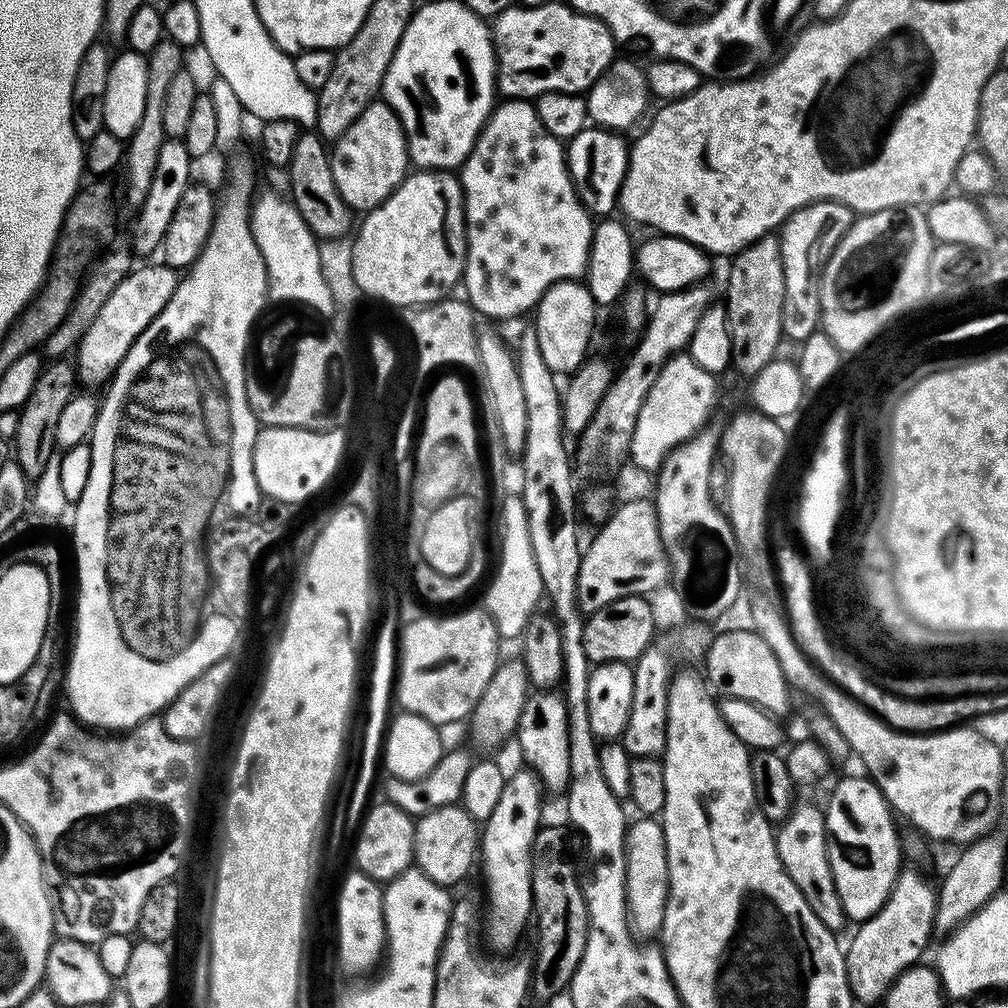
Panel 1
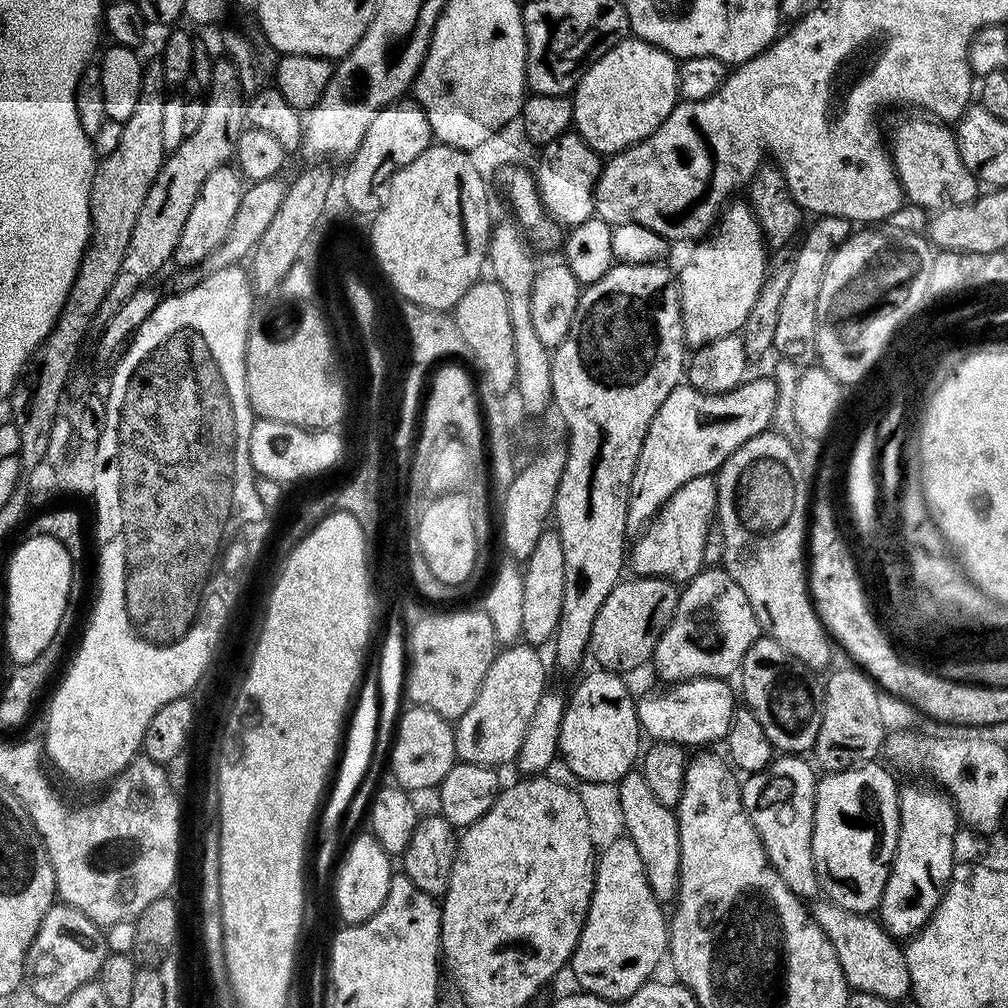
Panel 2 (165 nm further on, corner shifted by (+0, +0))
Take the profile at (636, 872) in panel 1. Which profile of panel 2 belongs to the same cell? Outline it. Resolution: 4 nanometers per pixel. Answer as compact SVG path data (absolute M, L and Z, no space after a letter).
M623 835L618 840L611 843L606 849L599 851L596 861L596 872L595 872L595 884L594 890L591 896L591 905L588 908L587 918L584 922L583 930L580 932L579 942L576 943L576 949L572 953L572 959L570 961L570 972L572 972L580 984L578 985L583 991L591 993L593 996L601 997L603 1000L609 1000L613 1004L619 1003L621 1000L633 996L648 980L654 975L654 970L657 968L658 963L661 962L662 958L665 959L668 951L668 938L670 935L670 926L668 923L667 915L662 912L663 905L654 894L646 876L644 864L640 859L640 853L636 850L633 842Z

